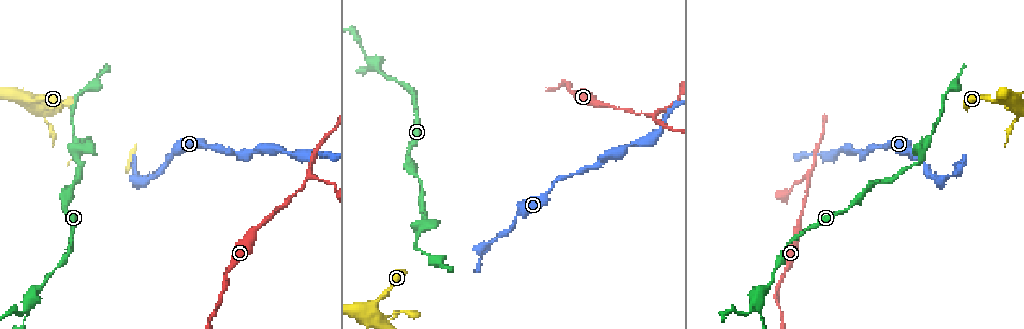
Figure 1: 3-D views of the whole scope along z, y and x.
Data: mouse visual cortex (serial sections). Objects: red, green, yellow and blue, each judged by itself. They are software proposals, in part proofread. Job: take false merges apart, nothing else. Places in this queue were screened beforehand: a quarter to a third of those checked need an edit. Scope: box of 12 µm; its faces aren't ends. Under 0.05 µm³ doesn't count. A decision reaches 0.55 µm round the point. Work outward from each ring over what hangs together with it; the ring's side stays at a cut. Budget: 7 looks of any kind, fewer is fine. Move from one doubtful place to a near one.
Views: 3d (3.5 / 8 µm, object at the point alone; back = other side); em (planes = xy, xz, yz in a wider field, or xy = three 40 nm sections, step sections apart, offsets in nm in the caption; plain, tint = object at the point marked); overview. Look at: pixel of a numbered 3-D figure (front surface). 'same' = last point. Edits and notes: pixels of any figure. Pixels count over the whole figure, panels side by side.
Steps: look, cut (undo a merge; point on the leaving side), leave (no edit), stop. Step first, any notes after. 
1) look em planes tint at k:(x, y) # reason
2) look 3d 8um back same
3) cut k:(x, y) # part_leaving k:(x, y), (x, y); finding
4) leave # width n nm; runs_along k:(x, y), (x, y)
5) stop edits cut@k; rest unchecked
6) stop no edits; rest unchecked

look 3d 3.5um at 1:(810, 176) # abrupt turn

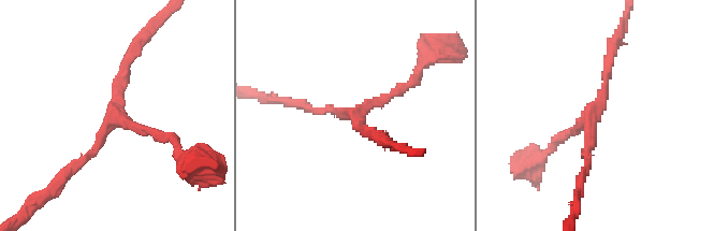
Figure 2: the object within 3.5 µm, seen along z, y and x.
look em xy step 5 tint at 2:(590, 119) # arms 3; arm_widths 150, 150, 150 nm; shape alone is not enough

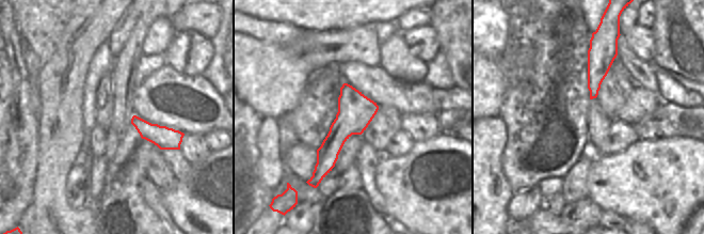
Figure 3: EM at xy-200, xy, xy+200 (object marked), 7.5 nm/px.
leave # all the same cell

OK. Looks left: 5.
look 3d 3.5um back at 1:(27, 306) # three arms meet

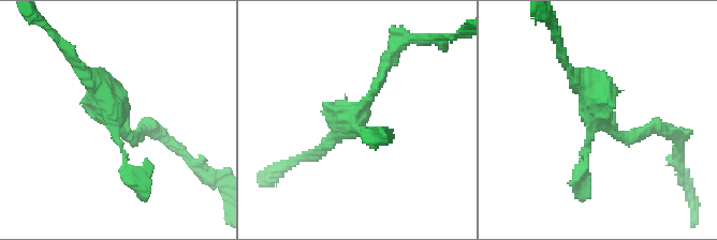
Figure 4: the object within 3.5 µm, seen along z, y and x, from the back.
look em xy step 3 tint at 4:(600, 114) # arms 3; arm_widths 100, 150, 150 nm

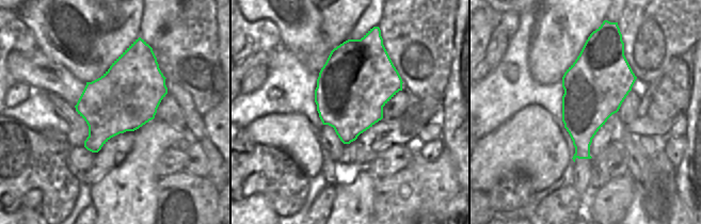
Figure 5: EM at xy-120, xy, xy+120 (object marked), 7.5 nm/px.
leave # runs_along 4:(318, 152), (370, 98), (384, 64); continuous, no second cell

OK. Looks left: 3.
look 3d 3.5um at 1:(421, 230) # branch point

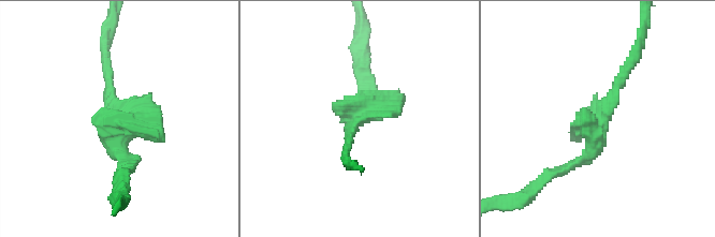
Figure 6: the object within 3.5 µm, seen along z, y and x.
look em planes tint at 6:(593, 124)

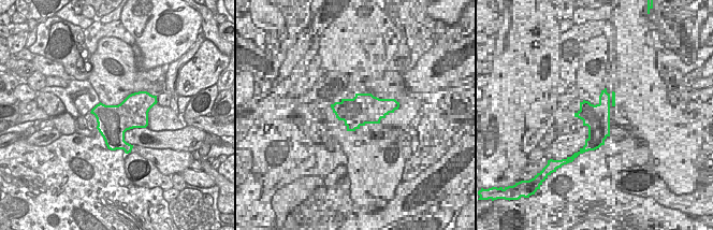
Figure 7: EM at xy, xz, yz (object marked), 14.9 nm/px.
leave # runs_along 6:(555, 175), (594, 146), (627, 67); continuous, no second cell

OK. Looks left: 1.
stop no edits; rest unchecked

